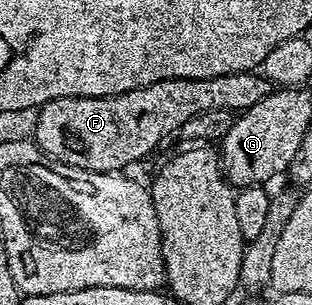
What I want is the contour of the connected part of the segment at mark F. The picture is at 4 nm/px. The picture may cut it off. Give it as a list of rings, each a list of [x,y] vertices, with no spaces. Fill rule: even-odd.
[[[252,70],[205,79],[162,79],[161,82],[113,96],[66,96],[48,100],[38,109],[39,117],[35,120],[33,143],[46,156],[52,156],[62,164],[77,166],[81,170],[90,172],[118,173],[143,159],[158,146],[163,138],[173,132],[175,134],[189,119],[211,110],[247,111],[257,102],[263,101],[274,90],[274,85],[264,78],[262,73]]]

